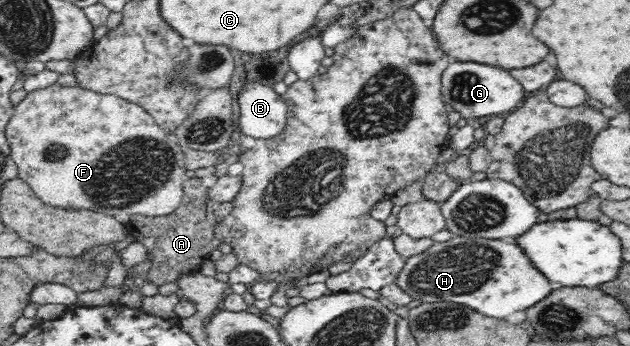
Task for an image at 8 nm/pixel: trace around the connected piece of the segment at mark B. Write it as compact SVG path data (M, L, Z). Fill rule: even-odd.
M247 82L238 92L238 129L253 138L271 138L283 132L288 106L272 86L262 82Z

